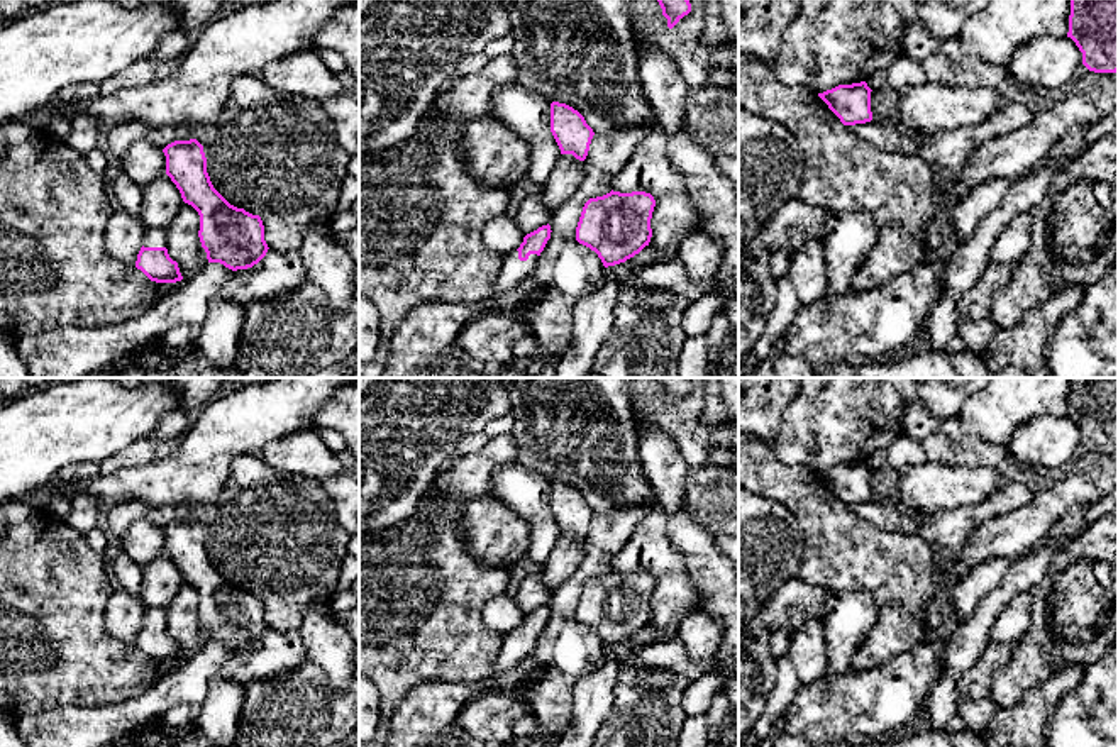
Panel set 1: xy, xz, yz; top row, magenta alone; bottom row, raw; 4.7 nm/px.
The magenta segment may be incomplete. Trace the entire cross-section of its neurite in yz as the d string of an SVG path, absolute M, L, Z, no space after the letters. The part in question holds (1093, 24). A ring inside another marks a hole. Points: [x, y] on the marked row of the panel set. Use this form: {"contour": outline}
{"contour": "M1071 0L1069 32L1079 51L1082 53L1082 64L1094 73L1118 71L1118 0Z"}

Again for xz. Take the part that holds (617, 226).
{"contour": "M612 190L589 198L576 227L576 241L595 251L605 268L625 263L649 246L654 207L654 196L645 191Z"}

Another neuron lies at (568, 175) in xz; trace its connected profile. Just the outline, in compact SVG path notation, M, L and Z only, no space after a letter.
M561 154L554 171L540 186L540 195L552 215L579 188L586 176L586 159L579 161L573 154Z

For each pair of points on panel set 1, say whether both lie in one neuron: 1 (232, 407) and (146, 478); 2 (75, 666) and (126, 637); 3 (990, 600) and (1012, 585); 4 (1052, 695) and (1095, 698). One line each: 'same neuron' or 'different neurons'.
1: same neuron
2: different neurons
3: same neuron
4: different neurons

